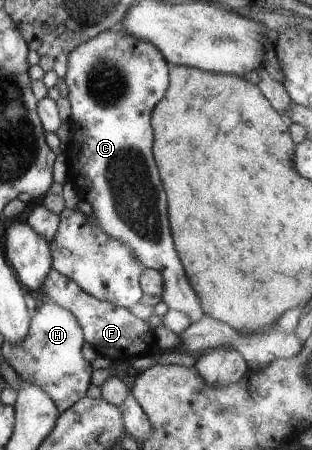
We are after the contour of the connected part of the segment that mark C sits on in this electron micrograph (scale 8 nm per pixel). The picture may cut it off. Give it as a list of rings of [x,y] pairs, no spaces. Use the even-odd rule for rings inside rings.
[[[119,28],[101,32],[67,55],[67,73],[64,79],[72,108],[69,122],[73,137],[70,145],[74,157],[78,159],[70,163],[68,181],[79,197],[92,206],[93,217],[102,226],[104,233],[117,241],[126,242],[144,267],[157,270],[162,275],[164,293],[161,299],[168,308],[186,313],[194,323],[200,322],[206,313],[198,295],[192,290],[174,249],[166,215],[166,193],[152,157],[150,113],[168,89],[170,69],[170,63],[151,42],[139,41],[138,38],[131,37],[127,30]]]

